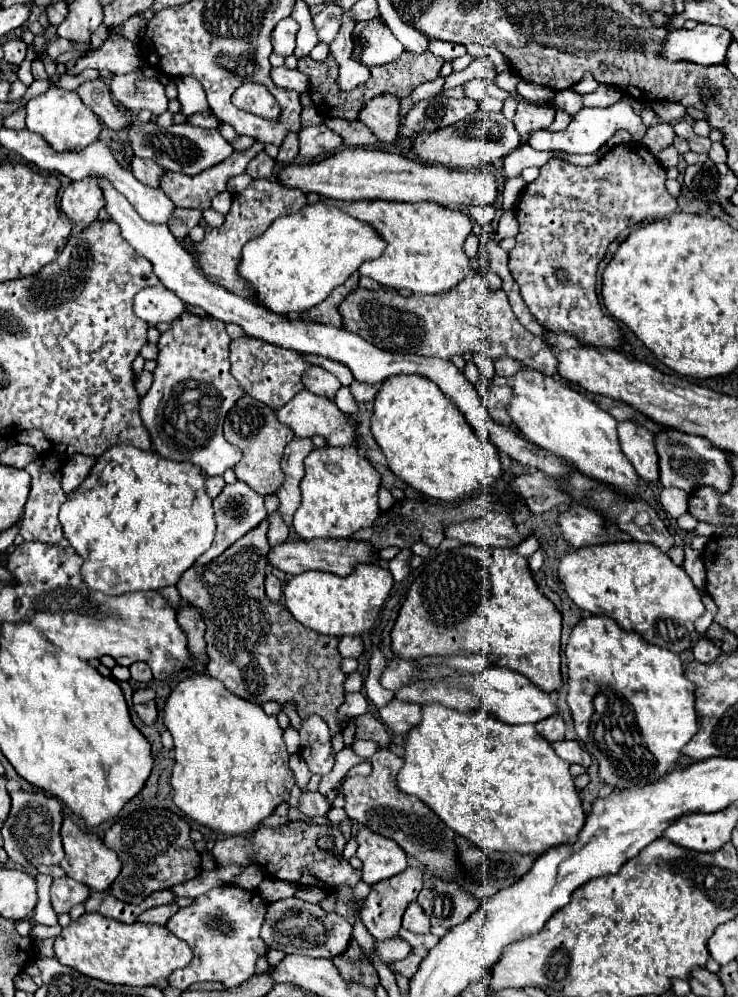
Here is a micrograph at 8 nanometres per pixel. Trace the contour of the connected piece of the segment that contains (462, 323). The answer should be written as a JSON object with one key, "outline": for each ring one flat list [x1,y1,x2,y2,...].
{"outline":[[470,270,456,288,442,294,412,294,402,298,386,290,356,288,336,308,342,316,342,326,348,332,356,332,382,350,400,354,416,352,420,356,436,356,442,360,448,360,454,354,482,352,490,360,510,356,542,374,556,374,556,356,550,346,518,322,504,290,494,292,486,278,476,270]]}

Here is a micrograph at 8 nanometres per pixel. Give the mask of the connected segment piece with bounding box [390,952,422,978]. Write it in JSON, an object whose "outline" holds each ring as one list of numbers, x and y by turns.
{"outline":[[412,952,408,958,390,964,390,970,392,970,394,974,400,974,400,976,410,978,410,976,418,970,418,964,420,964,420,962,422,962,422,956,420,956,418,952]]}

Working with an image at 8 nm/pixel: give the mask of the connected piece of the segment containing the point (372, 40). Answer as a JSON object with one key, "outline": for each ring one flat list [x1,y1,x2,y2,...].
{"outline":[[380,16,372,18,370,22,358,22,354,38,360,38,364,44,362,50,364,66,376,66,398,60,400,54,404,52,404,46,394,38,394,34]]}

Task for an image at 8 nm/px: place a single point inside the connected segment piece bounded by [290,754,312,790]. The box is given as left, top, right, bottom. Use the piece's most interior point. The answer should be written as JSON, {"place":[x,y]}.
{"place":[299,770]}

